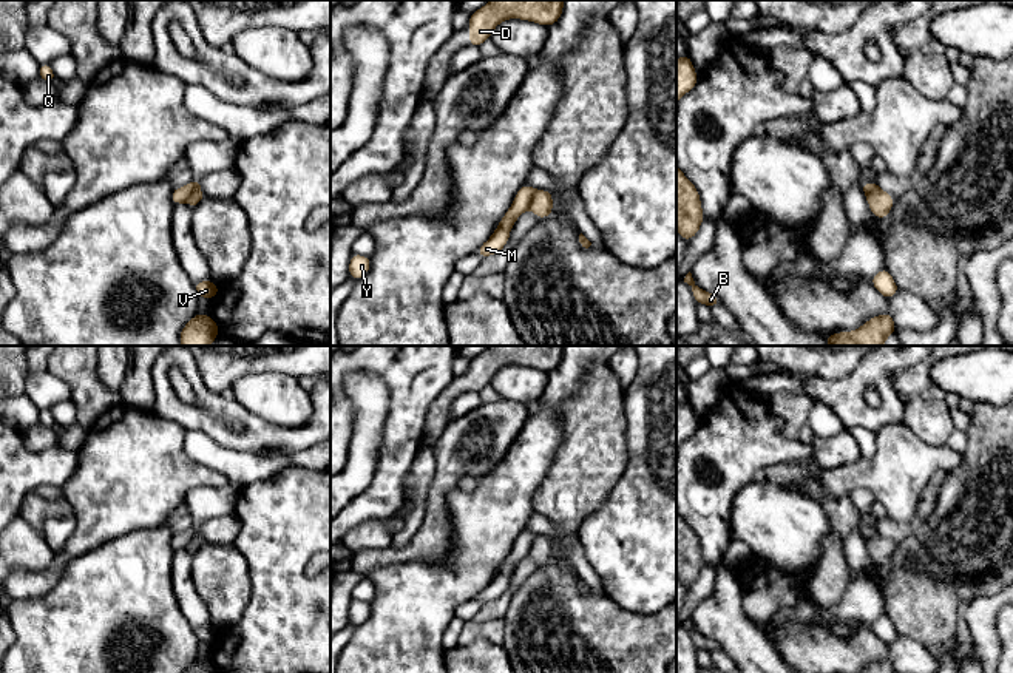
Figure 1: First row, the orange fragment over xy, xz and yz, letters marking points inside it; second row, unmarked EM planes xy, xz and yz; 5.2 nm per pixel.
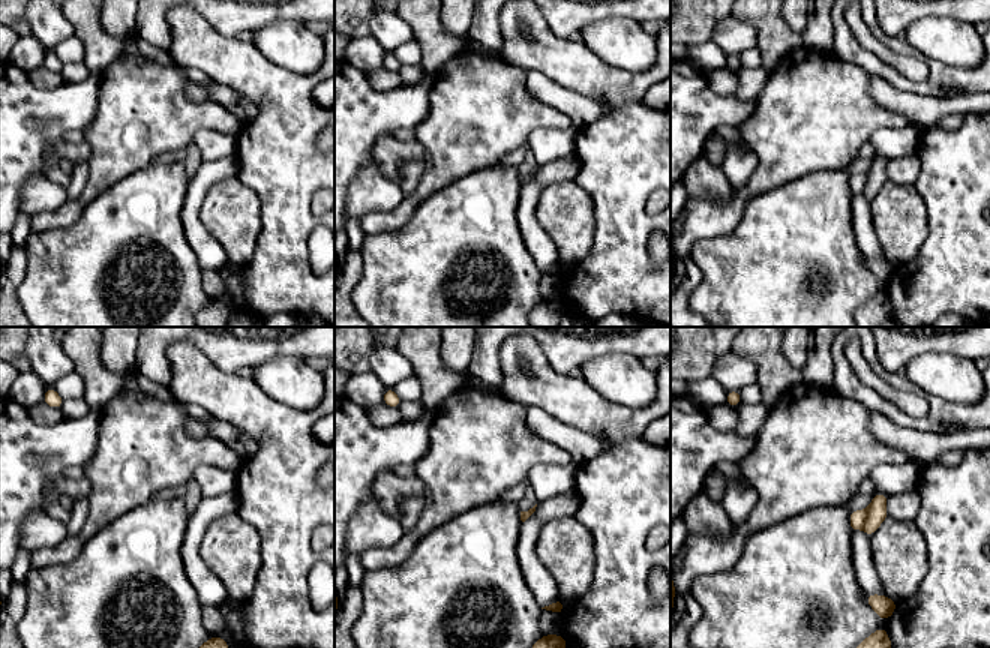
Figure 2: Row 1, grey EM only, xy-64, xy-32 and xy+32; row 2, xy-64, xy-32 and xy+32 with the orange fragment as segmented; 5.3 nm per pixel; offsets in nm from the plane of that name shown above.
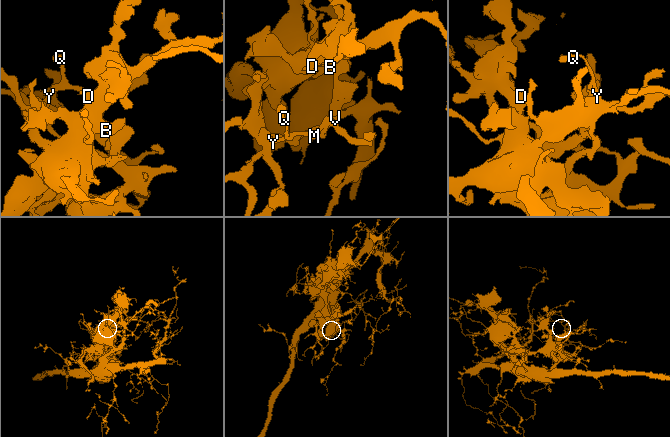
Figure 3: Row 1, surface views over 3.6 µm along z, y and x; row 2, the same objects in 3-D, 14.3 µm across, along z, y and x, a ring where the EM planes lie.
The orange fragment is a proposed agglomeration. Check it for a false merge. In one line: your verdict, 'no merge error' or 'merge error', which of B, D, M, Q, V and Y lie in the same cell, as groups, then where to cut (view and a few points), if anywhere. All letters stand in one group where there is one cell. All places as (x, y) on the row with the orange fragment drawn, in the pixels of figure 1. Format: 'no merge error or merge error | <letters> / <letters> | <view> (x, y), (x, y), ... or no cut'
merge error | B D / M Q V Y | xy (193, 182), (193, 190), (186, 201)

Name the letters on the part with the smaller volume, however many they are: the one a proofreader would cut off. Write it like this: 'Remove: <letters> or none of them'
Remove: B, D

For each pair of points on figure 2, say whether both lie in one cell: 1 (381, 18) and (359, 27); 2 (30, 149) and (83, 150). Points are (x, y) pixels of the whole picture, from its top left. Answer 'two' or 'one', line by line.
1: two
2: two

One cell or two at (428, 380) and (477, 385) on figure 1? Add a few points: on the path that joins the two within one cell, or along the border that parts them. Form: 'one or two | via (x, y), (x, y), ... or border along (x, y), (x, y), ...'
two | border along (454, 377), (428, 411)

